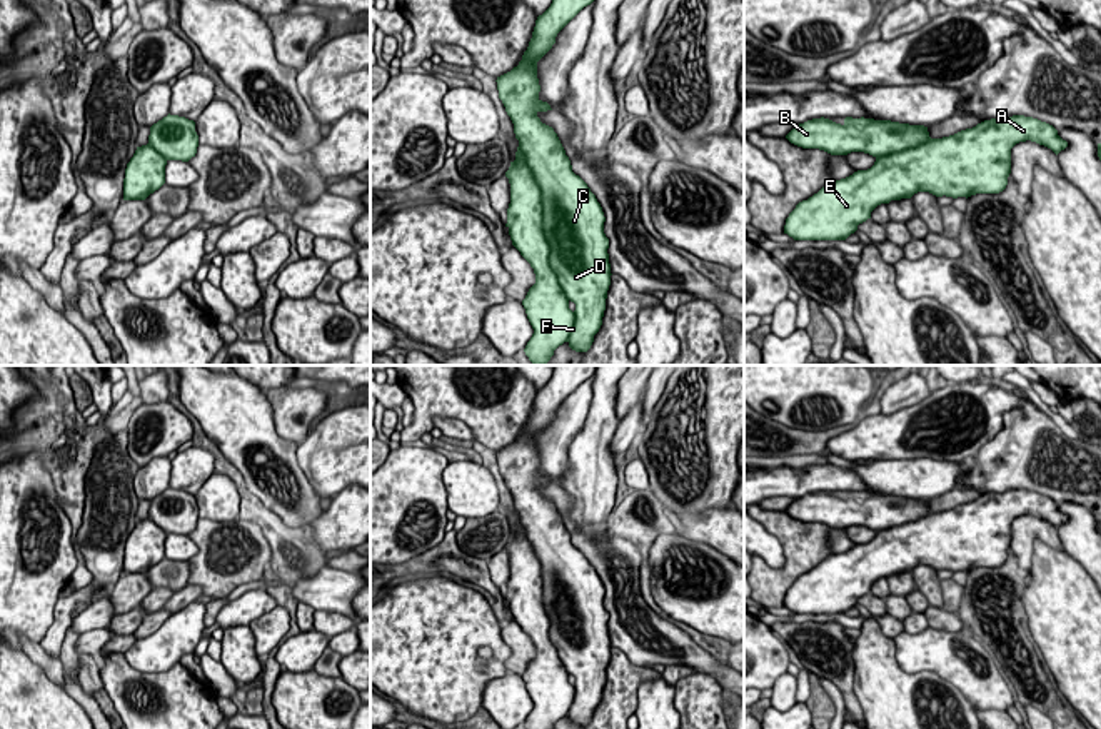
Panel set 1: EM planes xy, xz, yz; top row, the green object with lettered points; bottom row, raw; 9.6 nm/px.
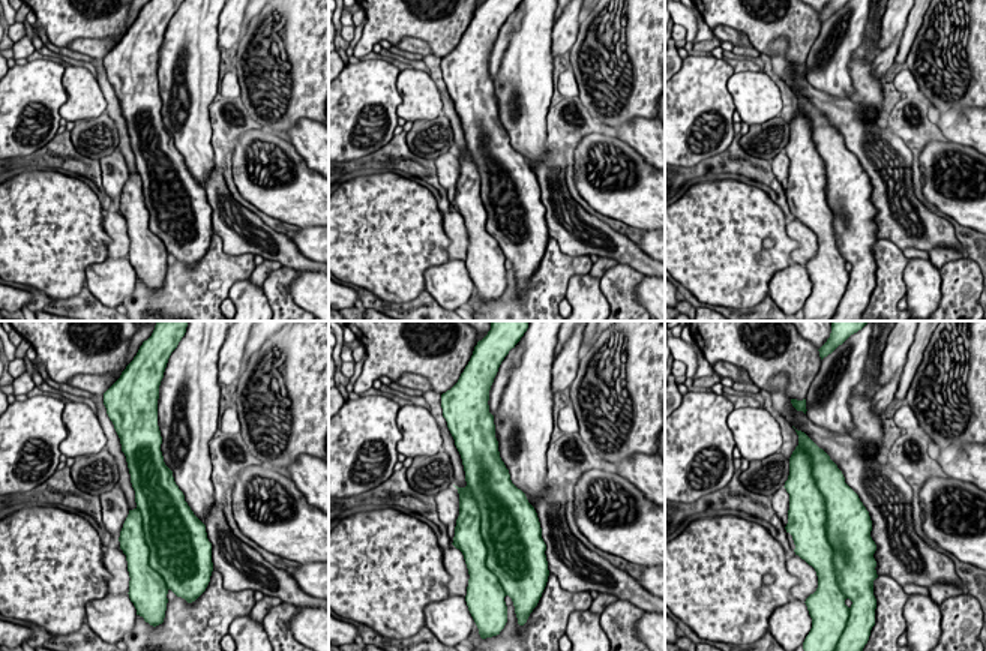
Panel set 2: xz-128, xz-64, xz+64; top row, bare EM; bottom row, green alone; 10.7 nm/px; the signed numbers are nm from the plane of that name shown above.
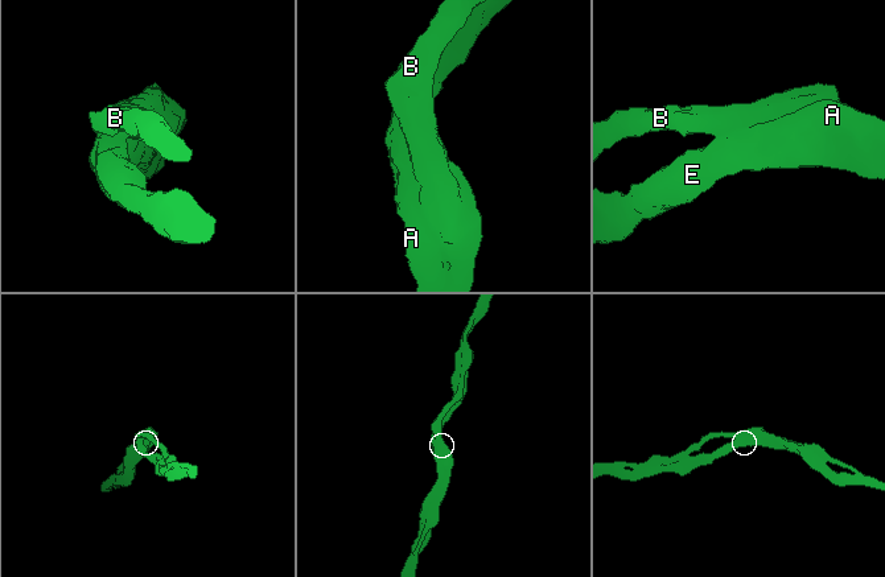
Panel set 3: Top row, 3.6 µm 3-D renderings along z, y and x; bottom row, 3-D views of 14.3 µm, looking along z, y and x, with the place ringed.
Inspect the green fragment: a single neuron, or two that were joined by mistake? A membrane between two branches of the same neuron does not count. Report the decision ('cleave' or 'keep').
cleave

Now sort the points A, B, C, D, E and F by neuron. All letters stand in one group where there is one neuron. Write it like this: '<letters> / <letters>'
A E / B C D F

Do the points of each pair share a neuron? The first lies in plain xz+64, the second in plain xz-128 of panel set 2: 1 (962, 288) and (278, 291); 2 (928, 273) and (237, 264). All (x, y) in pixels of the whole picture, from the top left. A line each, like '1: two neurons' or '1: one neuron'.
1: one neuron
2: two neurons

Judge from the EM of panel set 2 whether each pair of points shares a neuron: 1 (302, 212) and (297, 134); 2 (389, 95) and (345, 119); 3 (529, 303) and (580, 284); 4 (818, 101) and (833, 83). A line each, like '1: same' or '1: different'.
1: different
2: same
3: different
4: different

